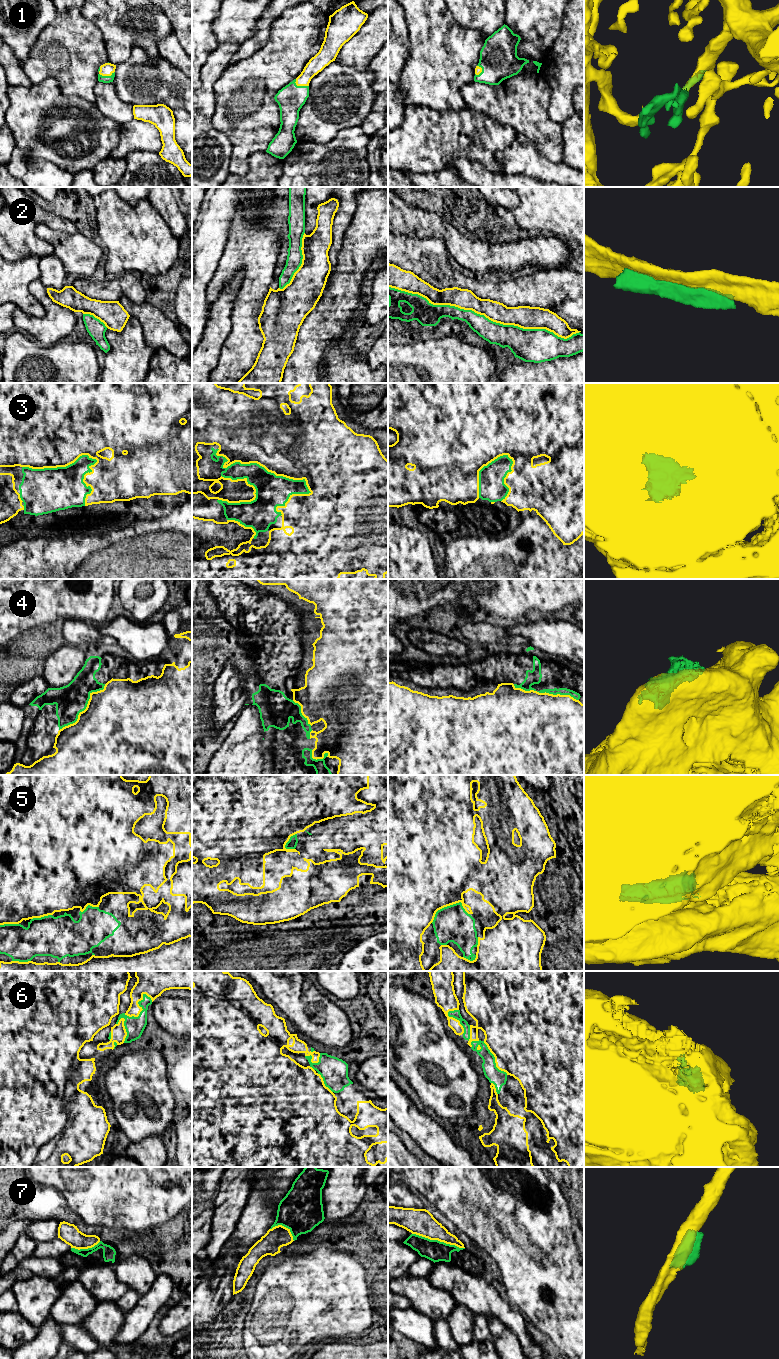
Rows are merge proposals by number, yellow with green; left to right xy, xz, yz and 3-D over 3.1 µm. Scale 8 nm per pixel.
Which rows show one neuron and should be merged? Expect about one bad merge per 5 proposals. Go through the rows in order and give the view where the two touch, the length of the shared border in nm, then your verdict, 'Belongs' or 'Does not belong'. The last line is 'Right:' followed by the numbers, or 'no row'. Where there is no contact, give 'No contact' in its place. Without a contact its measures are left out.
1: Touches yellow in xz. Shared border 130 nm. Belongs
2: Touches yellow in yz. Shared border 1550 nm. Does not belong
3: Touches yellow in xz. Shared border 850 nm. Belongs
4: Touches yellow in yz. Shared border 550 nm. Does not belong
5: Touches yellow in yz. Shared border 320 nm. Belongs
6: Touches yellow in xy. Shared border 260 nm. Belongs
7: Touches yellow in yz. Shared border 440 nm. Does not belong
Right: 1, 3, 5, 6

